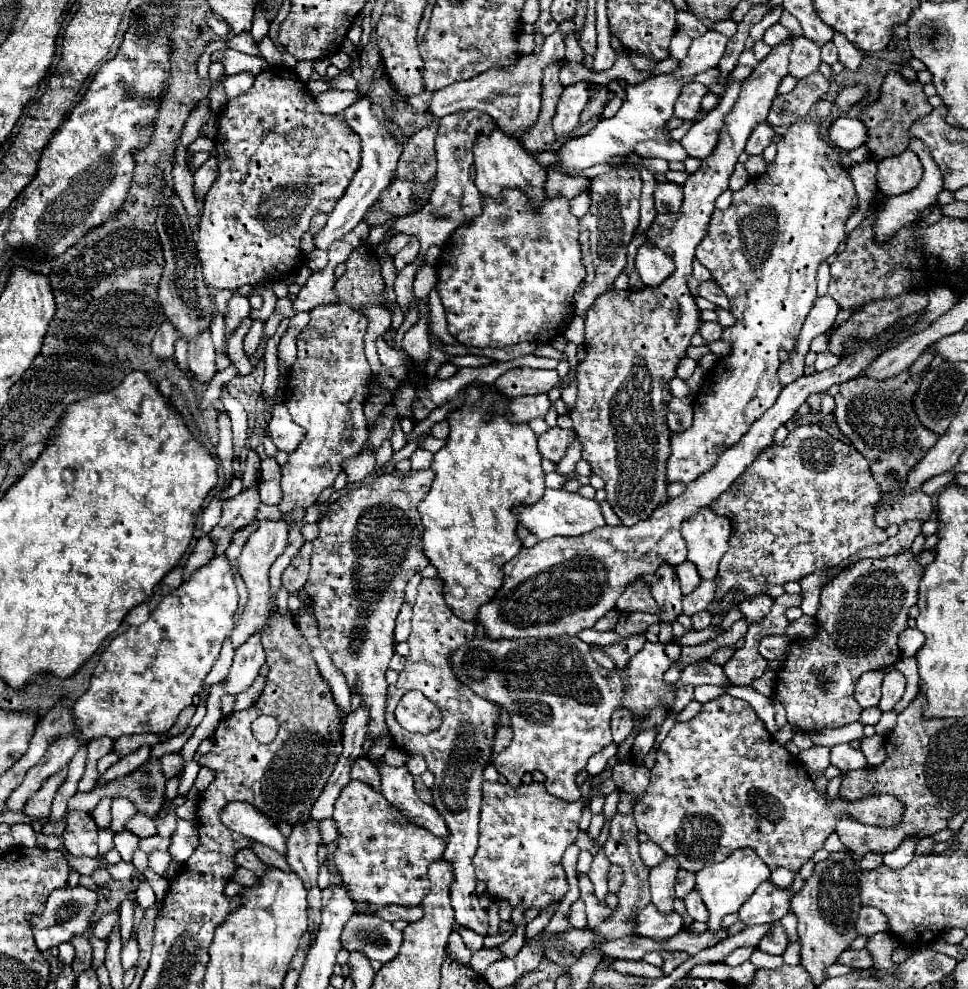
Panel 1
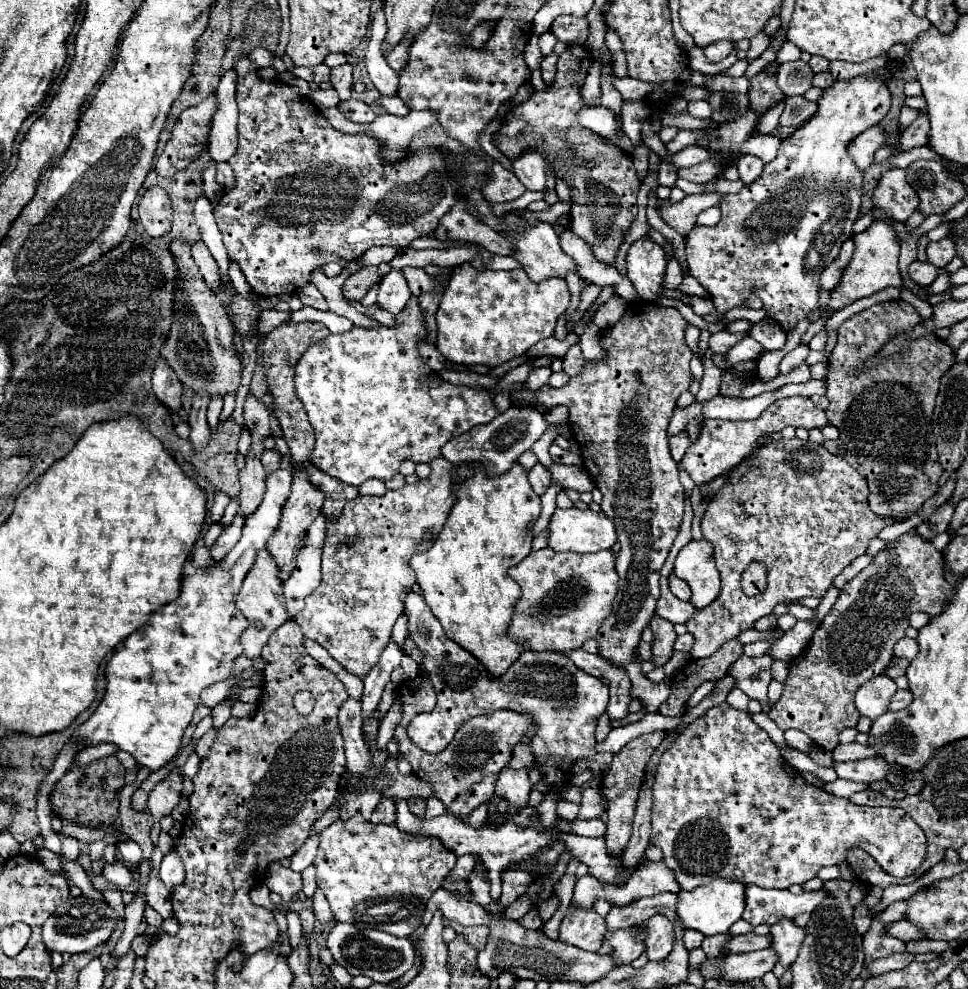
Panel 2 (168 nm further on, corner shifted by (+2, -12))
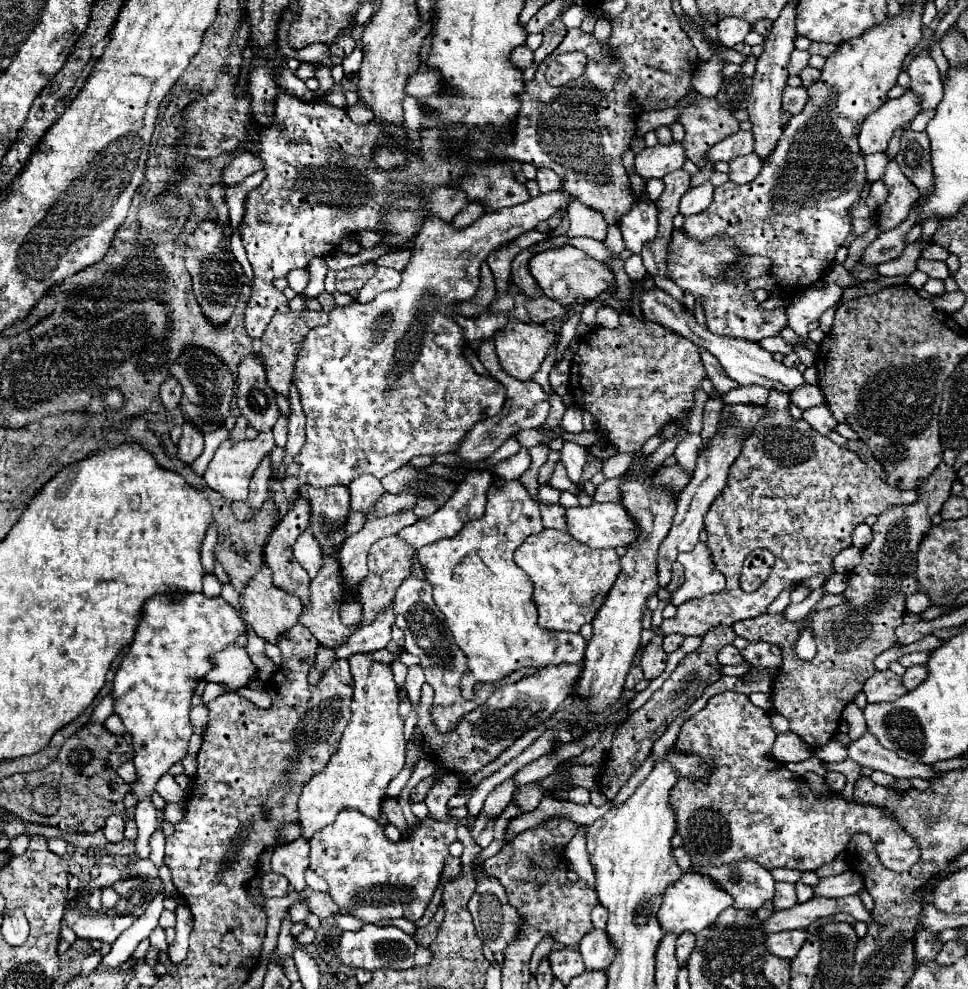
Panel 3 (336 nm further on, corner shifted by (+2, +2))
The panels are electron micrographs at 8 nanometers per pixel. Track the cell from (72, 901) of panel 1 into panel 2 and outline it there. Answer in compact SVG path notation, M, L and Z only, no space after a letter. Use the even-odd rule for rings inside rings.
M85 896L71 898L67 902L67 908L69 908L67 916L51 916L43 926L43 942L51 952L61 952L61 954L91 952L99 944L105 944L111 938L111 934L117 930L117 922L121 918L107 902L97 902L97 900L91 900Z

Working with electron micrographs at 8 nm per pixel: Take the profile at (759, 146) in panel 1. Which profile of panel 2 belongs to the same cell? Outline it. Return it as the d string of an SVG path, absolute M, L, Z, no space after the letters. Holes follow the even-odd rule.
M739 158L737 170L739 170L739 180L749 186L751 182L755 182L761 176L763 162L759 158Z

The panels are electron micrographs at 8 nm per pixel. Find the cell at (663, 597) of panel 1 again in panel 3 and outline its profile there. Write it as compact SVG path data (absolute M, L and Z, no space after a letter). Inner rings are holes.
M655 630L655 632L653 632L651 642L645 646L643 656L641 656L641 668L643 668L643 672L645 672L645 678L647 678L647 680L657 678L657 676L665 670L667 652L661 648L661 644L663 644L661 630Z

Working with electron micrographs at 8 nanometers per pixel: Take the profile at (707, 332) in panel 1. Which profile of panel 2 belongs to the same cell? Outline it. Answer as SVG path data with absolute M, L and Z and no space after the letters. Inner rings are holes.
M715 332L709 338L709 348L717 354L725 354L729 352L737 342L741 342L745 338L745 334L731 334L731 332Z

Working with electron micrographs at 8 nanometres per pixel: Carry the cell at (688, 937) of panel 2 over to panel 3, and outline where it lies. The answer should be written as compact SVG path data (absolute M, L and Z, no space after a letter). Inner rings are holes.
M683 932L677 940L677 962L685 964L689 960L689 954L693 952L697 942L697 936L693 932Z

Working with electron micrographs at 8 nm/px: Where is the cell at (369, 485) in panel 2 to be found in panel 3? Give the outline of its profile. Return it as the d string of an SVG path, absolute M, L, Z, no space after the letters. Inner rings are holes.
M361 474L357 480L349 484L349 490L351 490L351 508L361 512L363 510L369 512L371 506L375 504L373 500L377 500L377 496L385 492L381 486L381 480L371 474Z

